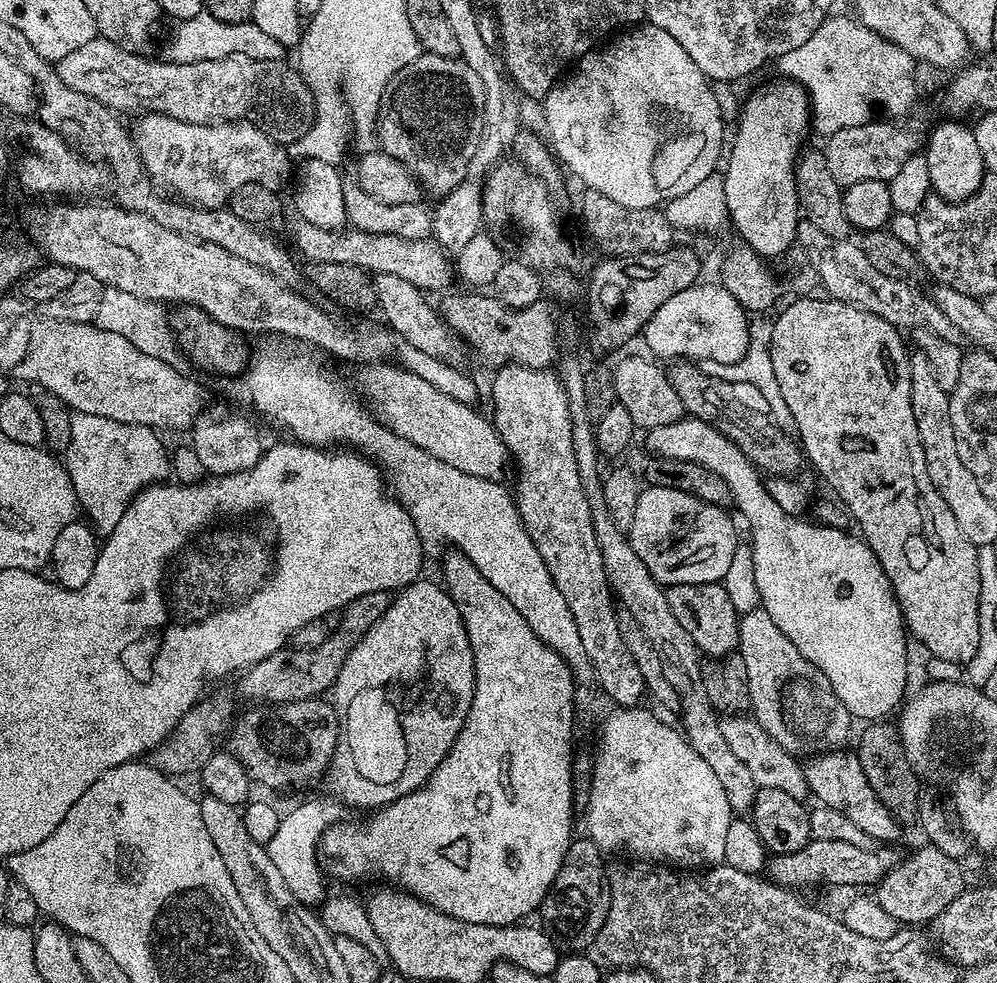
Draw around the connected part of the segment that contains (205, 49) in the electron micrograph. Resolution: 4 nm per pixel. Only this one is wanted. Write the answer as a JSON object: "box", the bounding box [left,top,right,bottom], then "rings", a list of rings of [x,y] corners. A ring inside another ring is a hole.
{"box":[167,11,286,64],"rings":[[[200,11],[198,15],[189,20],[179,21],[175,25],[172,37],[168,40],[167,59],[178,64],[190,62],[206,62],[226,58],[230,54],[246,54],[246,58],[262,58],[263,60],[284,60],[286,45],[270,38],[270,34],[258,30],[258,26],[251,22],[231,24],[211,16],[209,12]]]}

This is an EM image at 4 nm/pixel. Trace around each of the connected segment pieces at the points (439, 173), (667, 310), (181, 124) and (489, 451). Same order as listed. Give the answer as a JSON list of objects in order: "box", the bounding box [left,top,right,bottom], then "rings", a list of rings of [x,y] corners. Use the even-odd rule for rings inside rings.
[{"box":[374,51,486,198],"rings":[[[425,51],[390,78],[382,94],[380,109],[377,110],[374,132],[380,139],[382,151],[408,168],[427,195],[429,192],[435,198],[443,198],[449,196],[468,175],[470,158],[474,158],[478,140],[482,138],[485,106],[486,90],[482,86],[482,78],[474,74],[465,60],[439,57]]]},{"box":[642,282,749,365],"rings":[[[697,282],[686,290],[678,290],[678,294],[674,294],[674,298],[666,298],[666,302],[662,302],[662,306],[658,306],[658,310],[654,310],[650,322],[642,333],[644,344],[649,348],[647,351],[653,357],[676,356],[672,358],[683,358],[688,362],[713,360],[718,363],[734,365],[739,364],[743,359],[748,348],[749,313],[744,311],[738,298],[734,294],[730,294],[730,290],[725,288],[723,283],[704,283]]]},{"box":[130,112,294,208],"rings":[[[146,112],[139,119],[130,133],[153,181],[165,184],[160,185],[165,189],[173,188],[181,201],[197,208],[225,207],[234,192],[246,183],[284,190],[293,179],[294,164],[289,149],[259,124],[244,120],[195,124],[161,112]]]},{"box":[368,362,510,480],"rings":[[[377,362],[371,365],[372,381],[368,384],[368,396],[372,399],[370,408],[387,428],[394,430],[402,438],[422,446],[434,458],[442,458],[442,462],[450,462],[454,470],[462,470],[462,474],[474,474],[478,478],[500,480],[503,477],[504,467],[510,464],[508,448],[496,432],[496,426],[487,415],[484,416],[471,404],[463,404],[450,394],[442,394],[430,386],[430,382],[418,378],[418,374],[410,374],[406,369],[392,362]]]}]

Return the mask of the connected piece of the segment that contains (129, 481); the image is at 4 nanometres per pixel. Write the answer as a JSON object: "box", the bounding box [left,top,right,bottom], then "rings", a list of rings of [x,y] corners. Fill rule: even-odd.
{"box":[64,424,170,538],"rings":[[[118,424],[111,426],[100,426],[104,428],[100,428],[97,430],[96,434],[98,438],[84,438],[84,434],[80,431],[80,428],[74,428],[71,432],[71,440],[70,446],[67,451],[64,453],[64,465],[68,471],[68,476],[71,479],[71,484],[75,488],[76,501],[77,505],[81,508],[81,511],[86,512],[86,517],[89,520],[89,523],[93,526],[93,529],[101,536],[106,538],[110,533],[113,532],[114,527],[118,526],[118,522],[121,521],[122,514],[128,509],[129,504],[131,503],[133,497],[137,495],[137,493],[147,487],[149,484],[154,484],[160,481],[163,481],[165,477],[169,475],[170,472],[170,452],[169,449],[166,450],[163,442],[160,440],[159,436],[161,436],[155,429],[142,427],[140,425],[133,424]]]}

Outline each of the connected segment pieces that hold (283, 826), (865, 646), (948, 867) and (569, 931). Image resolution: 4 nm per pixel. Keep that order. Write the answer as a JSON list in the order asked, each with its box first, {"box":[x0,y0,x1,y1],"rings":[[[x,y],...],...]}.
[{"box":[266,799,342,909],"rings":[[[327,799],[310,800],[306,804],[290,809],[288,813],[285,811],[278,822],[278,830],[275,831],[274,838],[266,845],[270,862],[274,862],[278,874],[282,874],[286,886],[290,886],[290,894],[294,894],[296,901],[310,909],[321,905],[326,898],[323,886],[312,884],[312,879],[315,878],[316,872],[318,873],[320,839],[331,824],[341,823],[342,820],[341,805],[335,799]]]},{"box":[644,418,910,722],"rings":[[[682,418],[678,422],[670,422],[670,426],[647,429],[645,436],[648,437],[645,438],[644,444],[649,448],[649,453],[652,456],[682,458],[690,462],[698,462],[698,466],[706,466],[710,470],[714,470],[714,474],[718,474],[718,478],[722,478],[726,482],[726,486],[730,486],[734,508],[737,508],[744,515],[745,522],[752,527],[752,580],[756,583],[757,594],[760,595],[759,607],[763,608],[766,614],[770,614],[770,618],[774,618],[778,630],[782,630],[782,634],[786,634],[786,638],[790,638],[790,642],[794,642],[794,646],[798,646],[798,650],[802,650],[804,657],[814,666],[818,666],[818,670],[822,670],[822,674],[826,674],[830,686],[834,686],[834,694],[838,694],[838,698],[842,698],[842,706],[846,706],[846,710],[851,716],[860,722],[880,722],[891,717],[888,715],[892,711],[893,715],[901,707],[906,696],[904,687],[908,684],[910,636],[904,626],[904,616],[900,612],[900,603],[896,601],[896,595],[890,586],[890,578],[886,578],[886,570],[882,570],[882,562],[878,562],[874,550],[870,550],[868,543],[859,535],[843,528],[830,528],[826,524],[813,522],[811,519],[809,519],[810,521],[799,520],[798,517],[791,516],[788,513],[791,511],[785,505],[774,502],[774,498],[768,493],[768,486],[761,470],[750,462],[750,458],[746,458],[746,454],[734,442],[730,442],[730,438],[726,438],[721,432],[714,430],[714,426],[710,426],[706,422]]]},{"box":[874,843,966,926],"rings":[[[925,843],[923,847],[918,849],[909,860],[908,857],[901,859],[900,863],[895,868],[891,868],[874,888],[874,898],[878,906],[886,910],[886,914],[894,918],[900,926],[924,926],[927,920],[928,923],[935,921],[936,917],[941,916],[946,910],[946,906],[950,906],[950,902],[954,902],[954,898],[958,898],[966,887],[964,872],[960,869],[961,861],[942,854],[942,850],[938,850],[933,844]]]},{"box":[538,838,610,954],"rings":[[[591,838],[573,839],[571,846],[566,850],[562,866],[546,894],[546,898],[540,903],[538,916],[541,916],[542,927],[561,949],[572,954],[580,954],[588,947],[591,949],[596,943],[602,926],[606,922],[606,914],[610,910],[610,890],[608,889],[608,873],[606,871],[605,853],[594,843]]]}]

